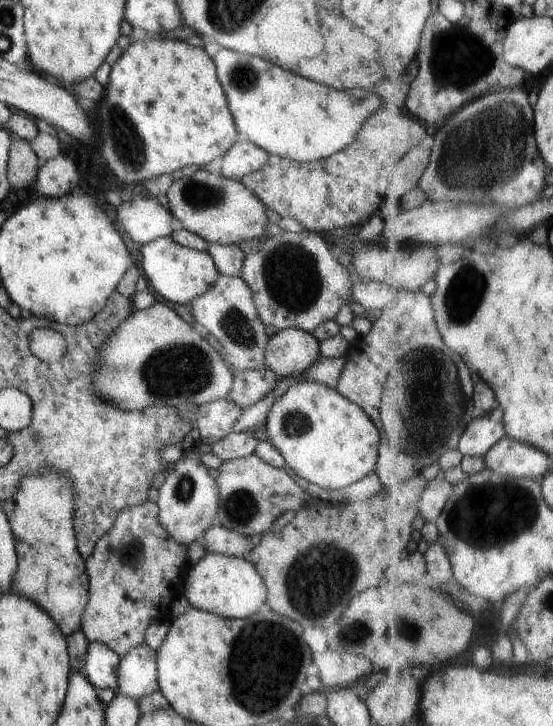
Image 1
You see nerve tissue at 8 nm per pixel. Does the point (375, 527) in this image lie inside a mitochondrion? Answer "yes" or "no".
no

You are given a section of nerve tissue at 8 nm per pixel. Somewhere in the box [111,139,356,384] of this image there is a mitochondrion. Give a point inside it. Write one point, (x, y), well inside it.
(292, 280)

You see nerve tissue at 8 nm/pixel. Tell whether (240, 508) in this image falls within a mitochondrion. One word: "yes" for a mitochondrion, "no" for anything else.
yes

